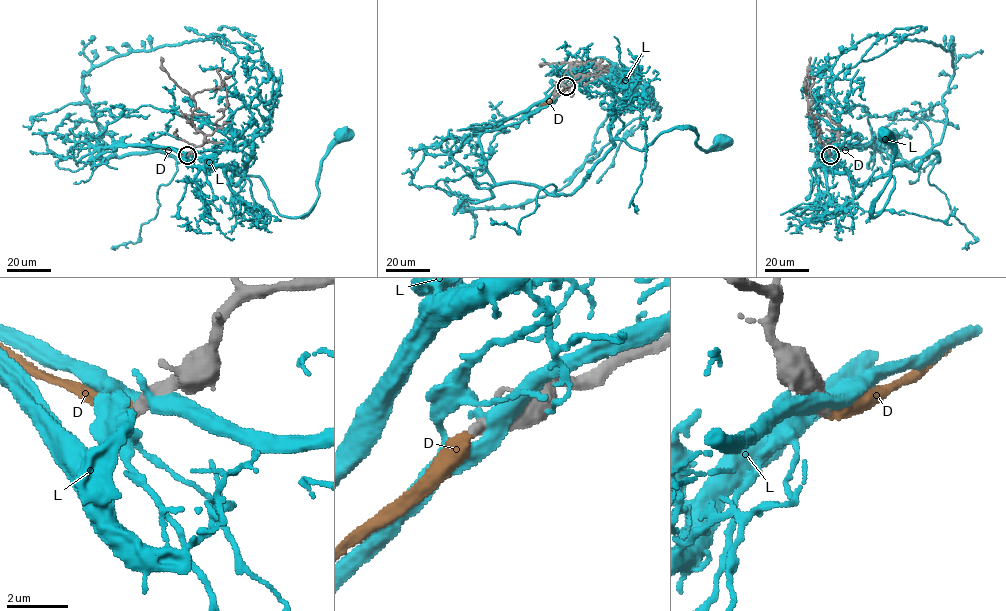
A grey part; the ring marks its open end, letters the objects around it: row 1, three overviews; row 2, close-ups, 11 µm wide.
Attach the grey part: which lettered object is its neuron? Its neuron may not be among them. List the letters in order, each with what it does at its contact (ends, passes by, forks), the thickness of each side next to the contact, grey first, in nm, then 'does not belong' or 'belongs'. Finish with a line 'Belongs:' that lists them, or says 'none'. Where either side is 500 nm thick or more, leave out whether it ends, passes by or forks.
D: it ends there; 420 nm thick on the grey side, 440 nm on the other; does not belong
L: 600 nm thick on the grey side, 550 nm on the other; does not belong
Belongs: none

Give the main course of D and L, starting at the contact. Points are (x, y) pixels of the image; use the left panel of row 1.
D: (187, 155), (162, 148)
L: (188, 154), (243, 171), (235, 184), (257, 175), (280, 214), (305, 216), (321, 160), (345, 135)

